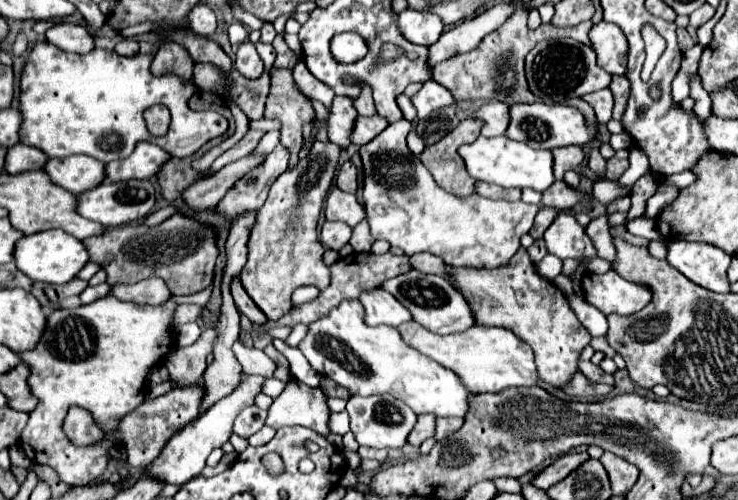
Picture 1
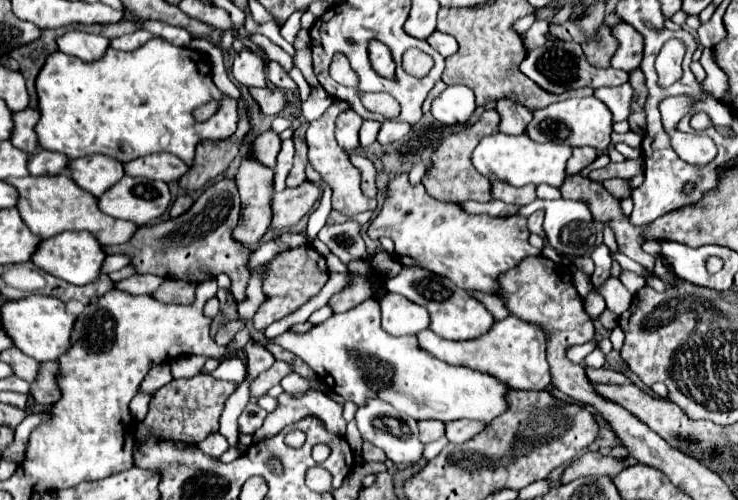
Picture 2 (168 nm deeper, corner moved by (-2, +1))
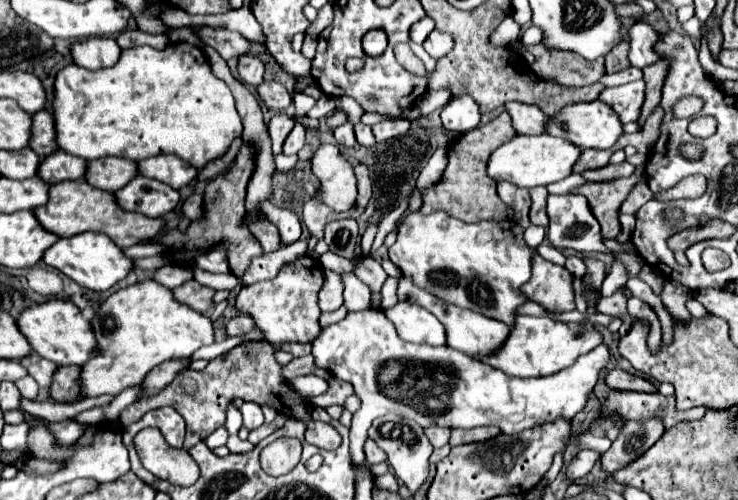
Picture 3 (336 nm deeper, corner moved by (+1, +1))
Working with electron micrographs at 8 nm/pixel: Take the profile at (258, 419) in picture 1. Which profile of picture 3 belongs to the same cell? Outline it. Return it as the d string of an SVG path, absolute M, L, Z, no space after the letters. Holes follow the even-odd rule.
M244 402L242 416L244 416L244 426L248 430L254 430L254 428L264 424L264 412L262 412L260 404L256 404L256 402Z

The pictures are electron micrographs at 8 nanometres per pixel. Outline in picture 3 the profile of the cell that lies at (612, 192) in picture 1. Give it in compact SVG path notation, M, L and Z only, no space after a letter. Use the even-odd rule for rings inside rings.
M620 287L614 295L601 298L596 305L596 310L605 315L619 317L624 323L631 325L636 318L628 313L626 306L627 299L623 294L623 287Z

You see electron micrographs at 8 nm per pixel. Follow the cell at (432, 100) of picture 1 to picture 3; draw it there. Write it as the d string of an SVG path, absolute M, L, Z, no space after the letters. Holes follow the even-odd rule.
M470 96L462 98L452 98L444 108L442 108L442 122L444 128L454 130L454 132L470 132L480 126L482 114L478 110L478 104Z

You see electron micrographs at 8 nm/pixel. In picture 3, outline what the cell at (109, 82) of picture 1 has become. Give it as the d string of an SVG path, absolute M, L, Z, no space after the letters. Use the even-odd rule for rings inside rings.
M168 44L164 50L156 50L152 46L122 50L122 56L114 68L96 72L70 64L58 72L54 88L58 146L60 150L84 160L118 156L138 162L158 154L174 154L200 170L208 162L224 156L232 140L242 136L242 122L230 88L224 80L212 74L206 54L192 44Z

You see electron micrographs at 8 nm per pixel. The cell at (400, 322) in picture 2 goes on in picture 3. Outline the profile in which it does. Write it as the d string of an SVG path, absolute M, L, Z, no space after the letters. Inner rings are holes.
M400 302L394 308L384 310L384 314L394 322L402 340L424 342L430 346L446 344L446 328L442 328L442 322L418 304Z

